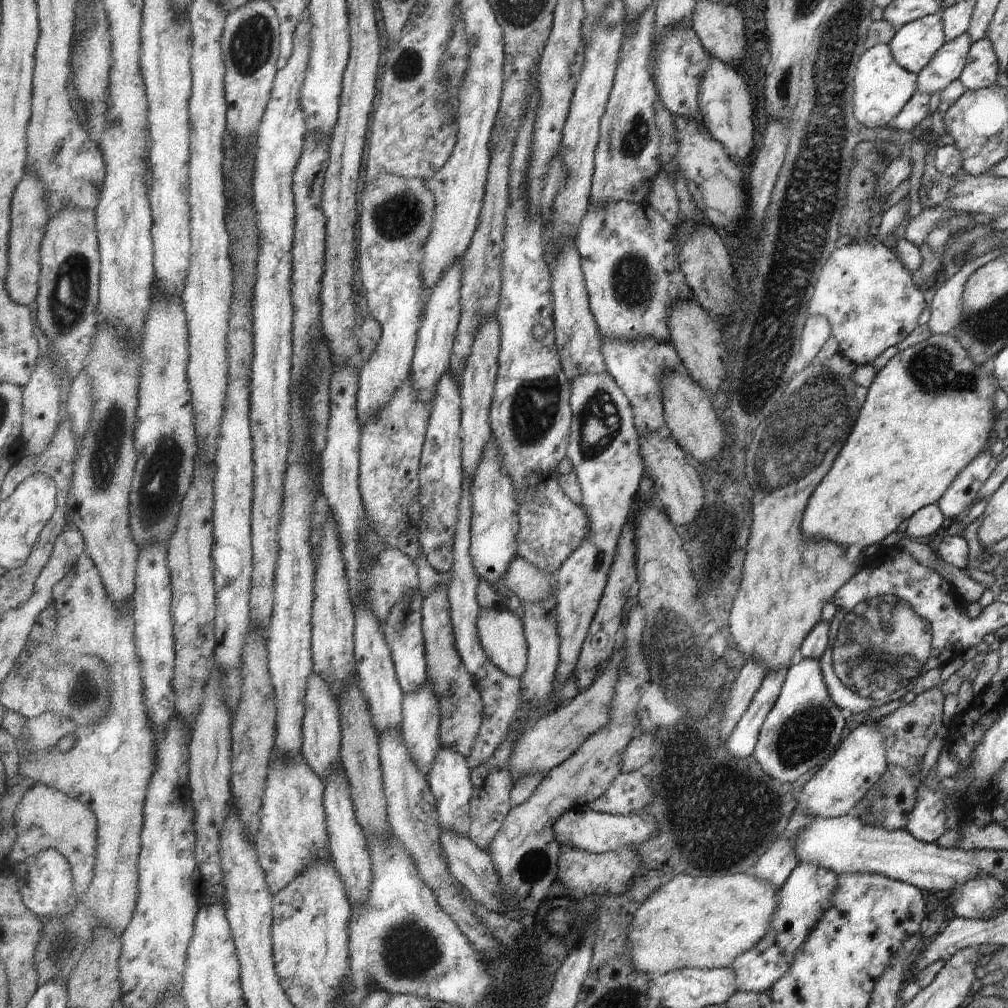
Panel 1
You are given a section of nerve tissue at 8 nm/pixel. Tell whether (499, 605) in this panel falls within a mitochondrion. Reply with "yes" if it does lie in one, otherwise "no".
no

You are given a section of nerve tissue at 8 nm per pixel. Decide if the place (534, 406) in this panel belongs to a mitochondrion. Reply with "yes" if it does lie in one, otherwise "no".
yes

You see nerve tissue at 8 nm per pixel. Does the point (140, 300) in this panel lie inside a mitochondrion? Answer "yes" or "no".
no

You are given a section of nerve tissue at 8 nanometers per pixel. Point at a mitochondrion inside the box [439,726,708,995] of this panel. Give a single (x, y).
(530, 864)

